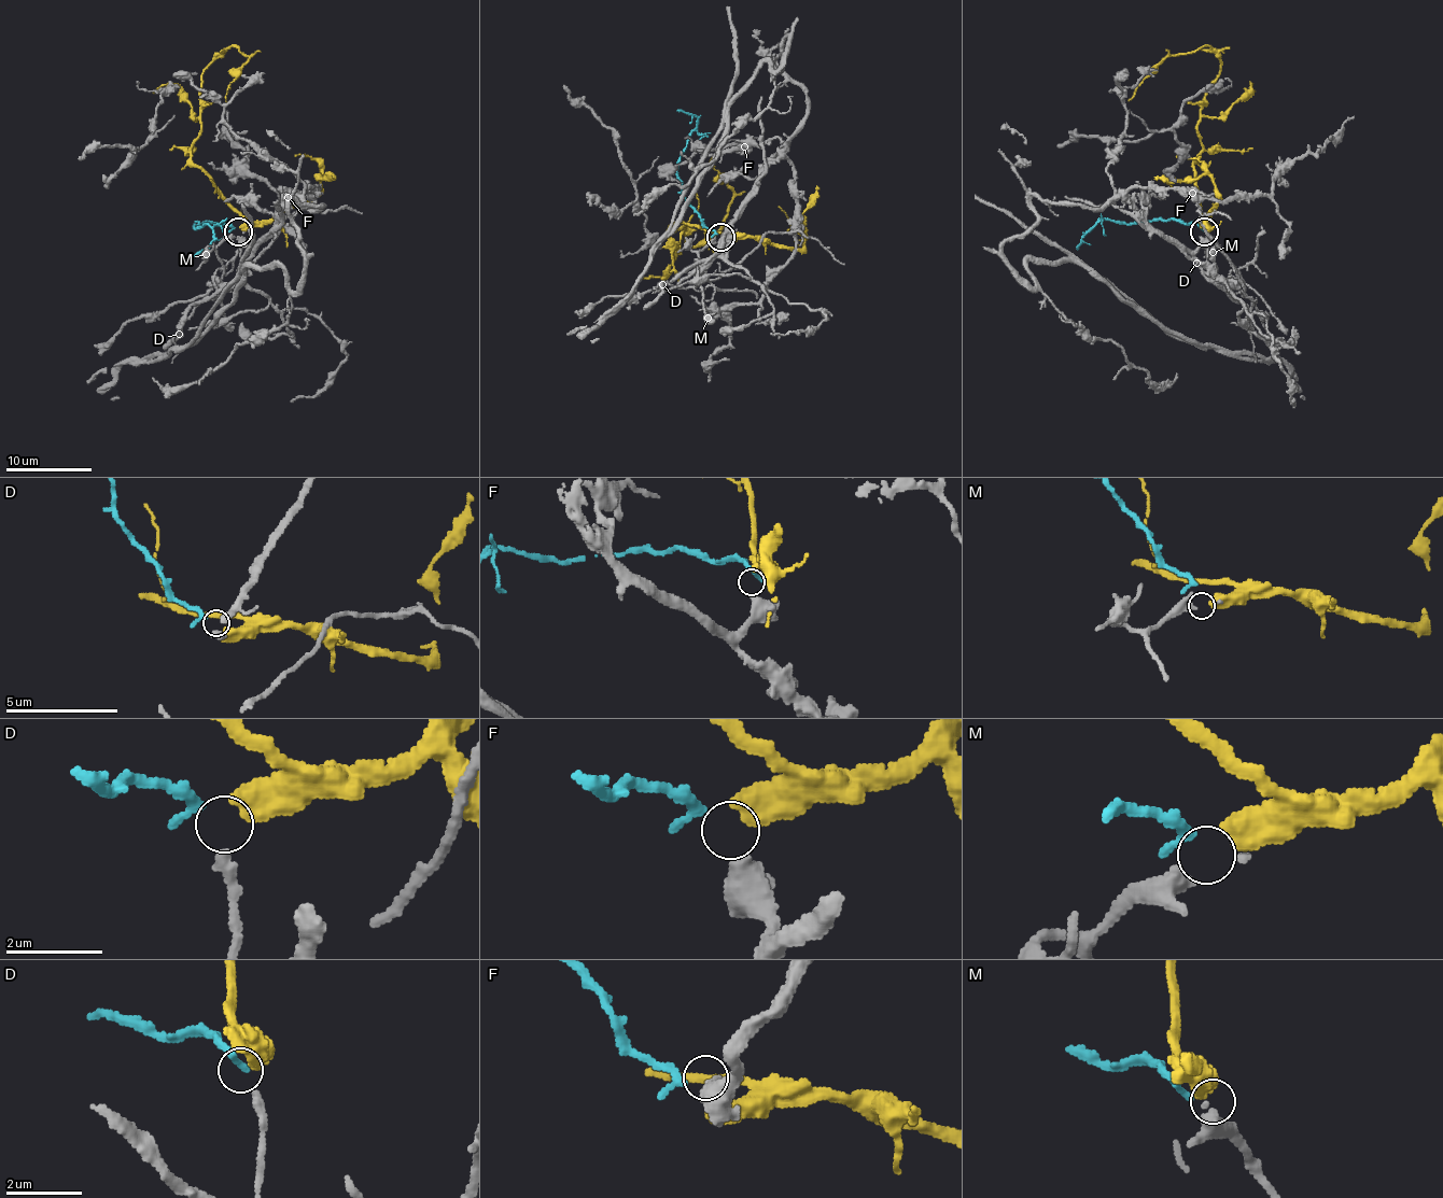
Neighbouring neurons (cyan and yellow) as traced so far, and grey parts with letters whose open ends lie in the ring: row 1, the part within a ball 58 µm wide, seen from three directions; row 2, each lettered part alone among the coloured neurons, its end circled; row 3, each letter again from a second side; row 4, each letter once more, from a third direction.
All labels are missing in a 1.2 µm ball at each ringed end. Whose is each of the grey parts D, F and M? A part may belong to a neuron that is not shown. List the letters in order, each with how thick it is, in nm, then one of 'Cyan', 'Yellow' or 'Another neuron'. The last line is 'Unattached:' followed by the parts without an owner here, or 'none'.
D: Thickness 240 nm. Cyan
F: Thickness 500 nm. Another neuron
M: Thickness 320 nm. Yellow
Unattached: F

